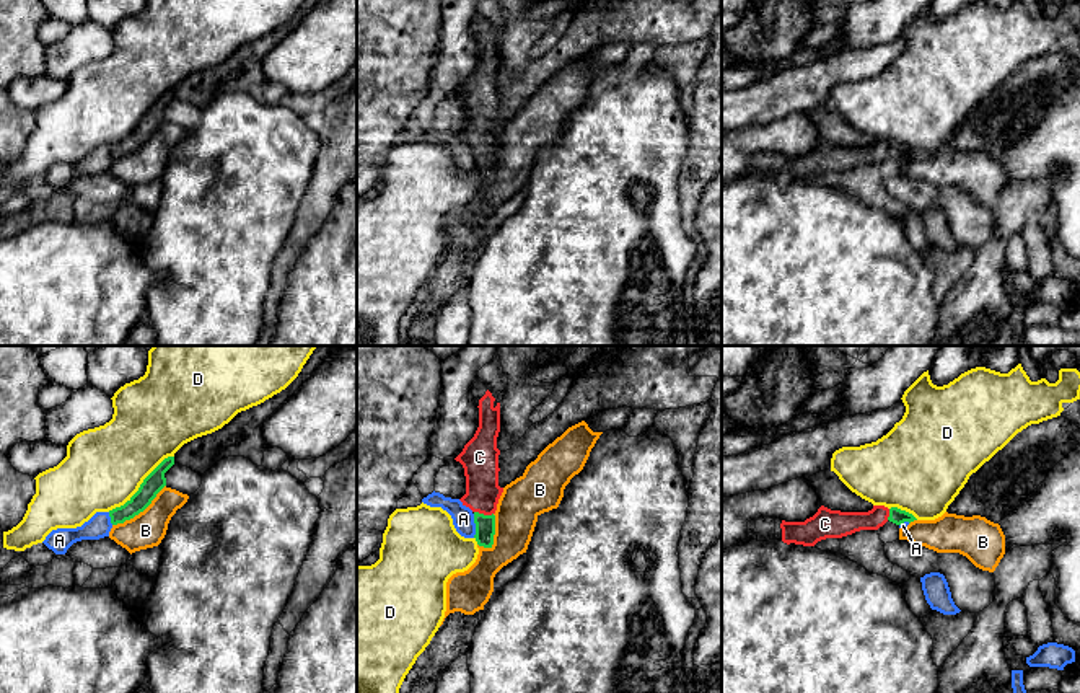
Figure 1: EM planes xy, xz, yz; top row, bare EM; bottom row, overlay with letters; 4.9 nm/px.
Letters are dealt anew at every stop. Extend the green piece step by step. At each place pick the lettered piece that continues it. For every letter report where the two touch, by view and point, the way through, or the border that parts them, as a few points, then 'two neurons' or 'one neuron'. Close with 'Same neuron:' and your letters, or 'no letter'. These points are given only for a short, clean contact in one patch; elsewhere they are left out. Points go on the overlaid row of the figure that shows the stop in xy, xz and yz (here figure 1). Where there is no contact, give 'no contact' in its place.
A: contact xz (476, 525); border xz (473, 514), (474, 537); two neurons
B: contact xy (140, 511); border xy (165, 485), (142, 511), (113, 525); two neurons
C: contact xz (482, 514); way xz (484, 524), (482, 514), (481, 463); one neuron
D: contact xy (140, 485); two neurons
Same neuron: C

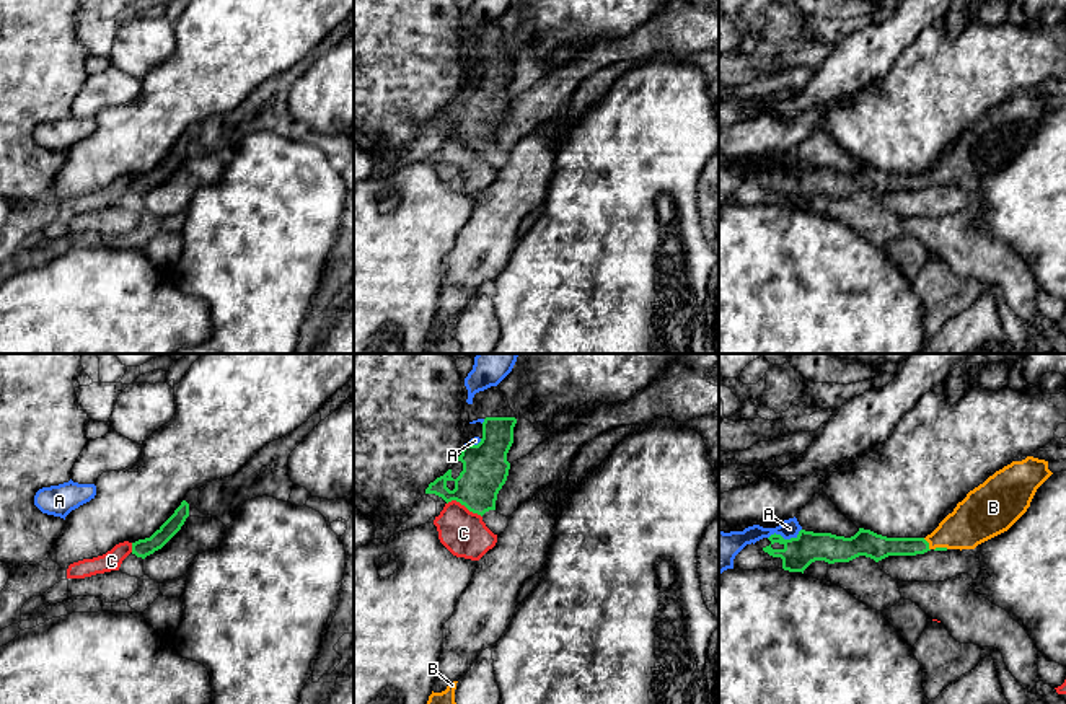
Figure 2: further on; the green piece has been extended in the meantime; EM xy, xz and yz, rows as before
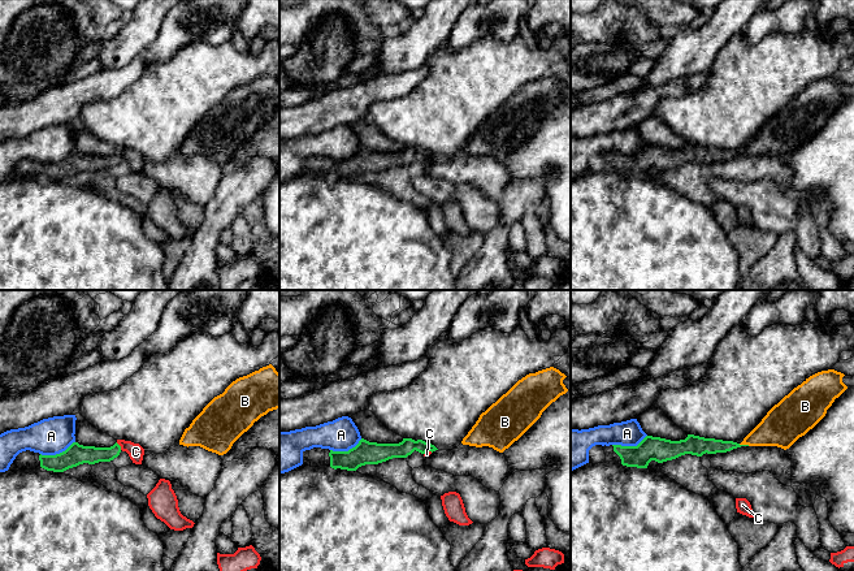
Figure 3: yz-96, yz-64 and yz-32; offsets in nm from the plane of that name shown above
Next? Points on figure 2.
A: contact yz (783, 538); border yz (801, 528), (789, 538), (775, 533), (768, 538); two neurons
B: contact yz (928, 545); way yz (877, 546), (928, 545), (965, 528), (972, 522); one neuron
C: contact xz (465, 506); border xz (447, 502), (458, 501), (481, 517); two neurons
Same neuron: B

